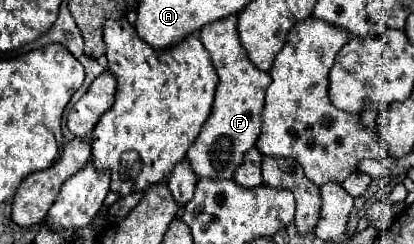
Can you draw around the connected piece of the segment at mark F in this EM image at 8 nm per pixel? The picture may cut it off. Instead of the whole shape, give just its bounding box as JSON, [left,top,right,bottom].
[186,17,270,179]

